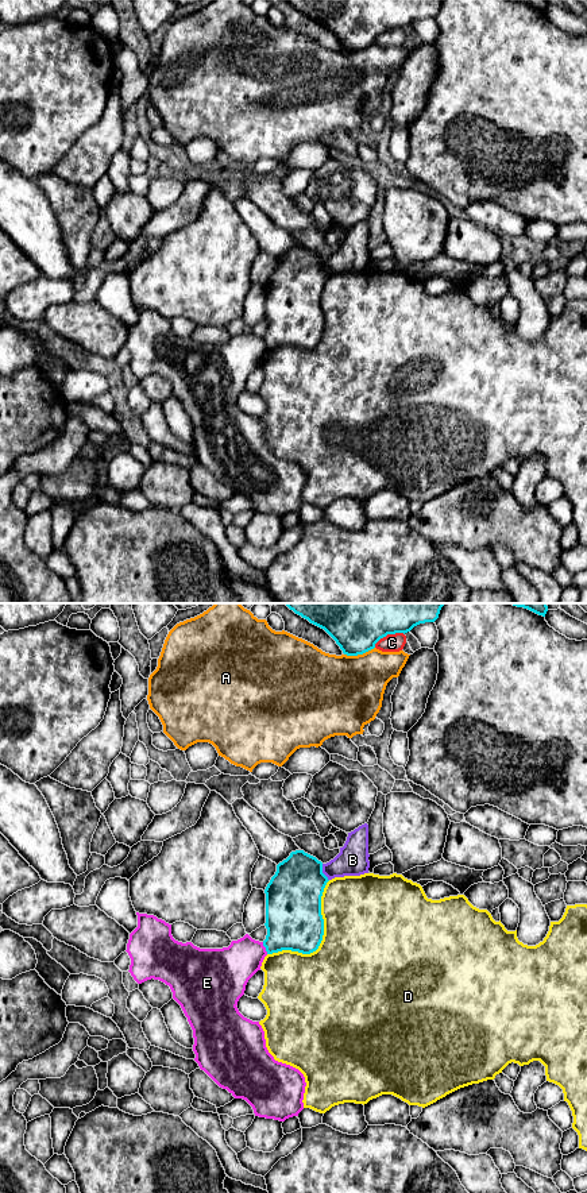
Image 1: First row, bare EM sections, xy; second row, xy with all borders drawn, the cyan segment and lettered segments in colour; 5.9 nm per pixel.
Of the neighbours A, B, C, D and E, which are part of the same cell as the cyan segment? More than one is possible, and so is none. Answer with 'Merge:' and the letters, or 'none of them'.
Merge: none of them

